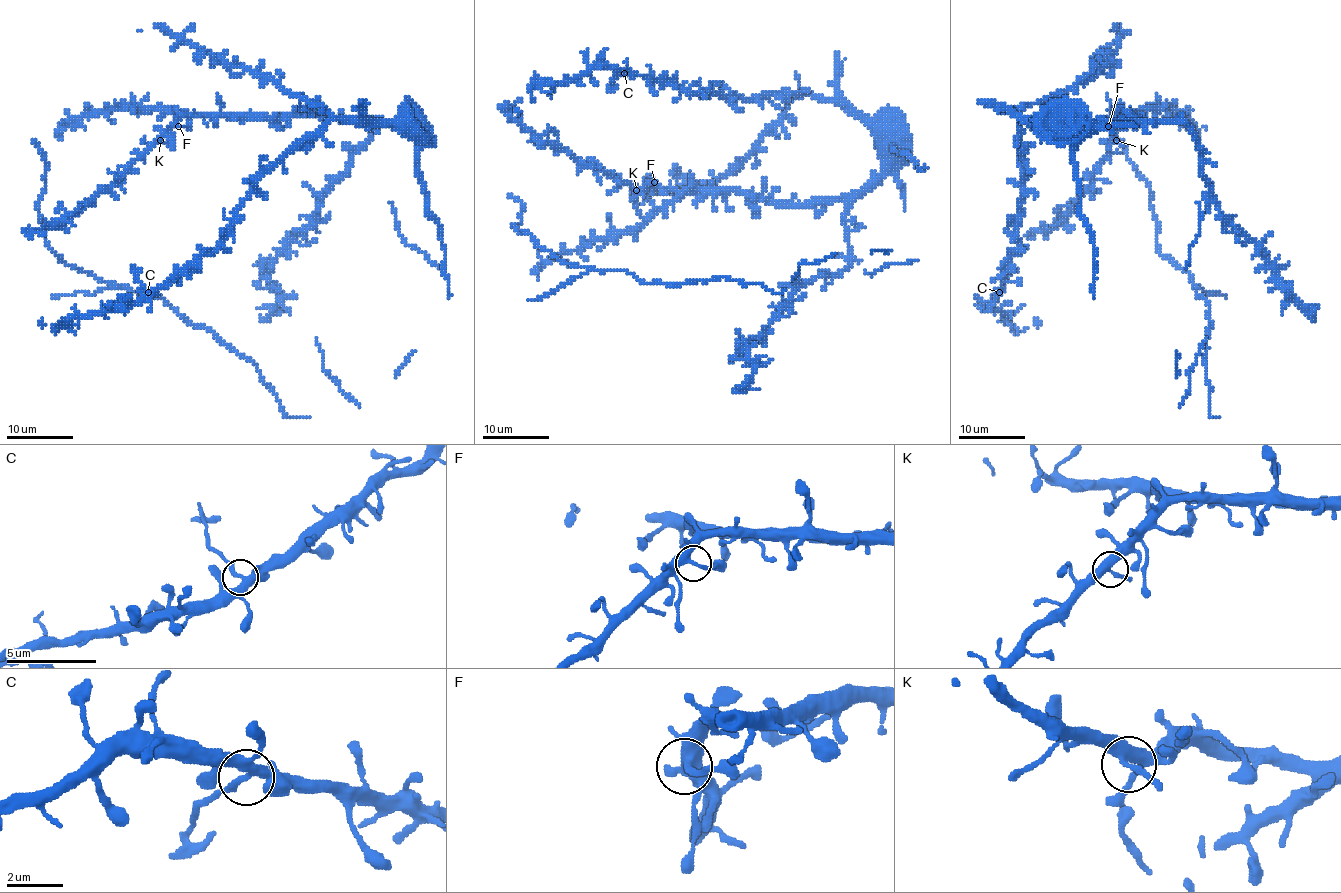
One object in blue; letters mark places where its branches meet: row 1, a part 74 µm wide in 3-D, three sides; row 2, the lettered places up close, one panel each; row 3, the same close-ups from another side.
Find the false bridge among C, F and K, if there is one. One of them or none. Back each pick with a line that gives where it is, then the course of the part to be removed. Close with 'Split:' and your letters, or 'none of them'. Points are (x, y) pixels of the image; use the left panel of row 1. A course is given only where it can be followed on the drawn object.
C: place (148, 292); course (149, 292), (134, 271), (140, 269)
Split: C

